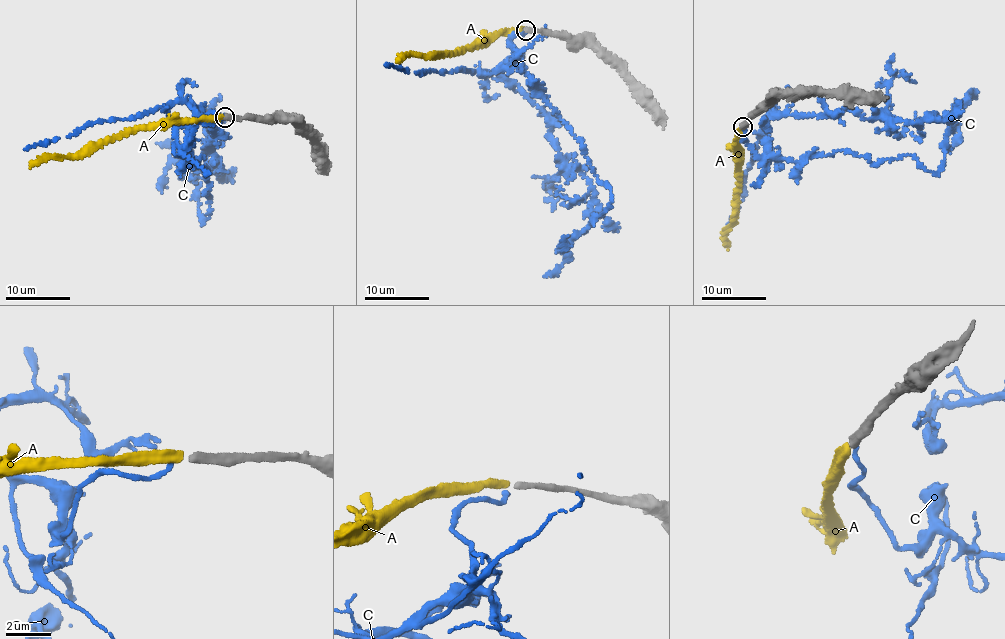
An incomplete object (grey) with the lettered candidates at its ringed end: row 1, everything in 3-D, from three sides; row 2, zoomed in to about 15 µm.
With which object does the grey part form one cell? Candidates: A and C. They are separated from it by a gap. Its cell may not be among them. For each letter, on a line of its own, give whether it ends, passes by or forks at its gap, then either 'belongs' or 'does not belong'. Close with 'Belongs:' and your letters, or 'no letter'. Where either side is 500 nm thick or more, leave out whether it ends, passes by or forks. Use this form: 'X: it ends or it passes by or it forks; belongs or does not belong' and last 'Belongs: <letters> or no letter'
A: it ends; belongs
C: it ends; does not belong
Belongs: A

